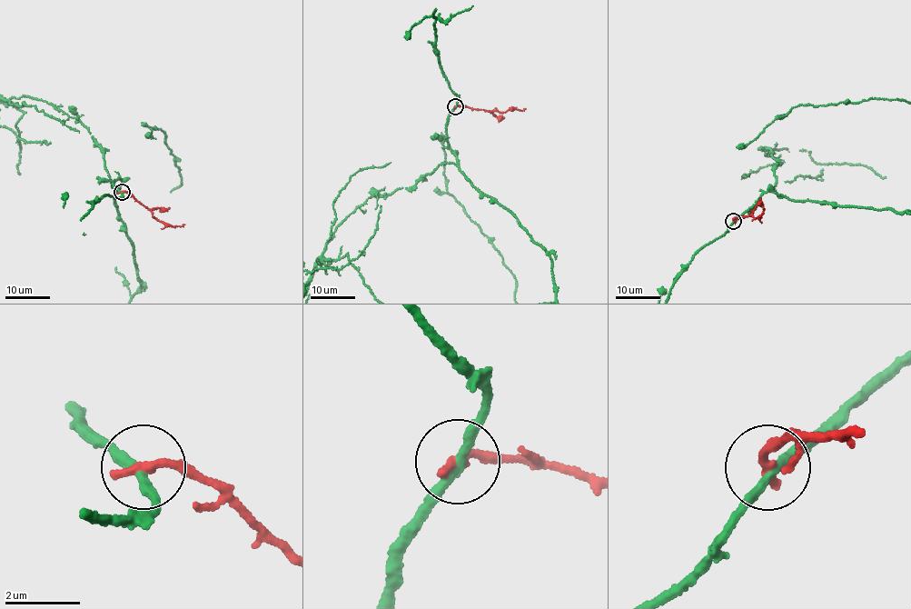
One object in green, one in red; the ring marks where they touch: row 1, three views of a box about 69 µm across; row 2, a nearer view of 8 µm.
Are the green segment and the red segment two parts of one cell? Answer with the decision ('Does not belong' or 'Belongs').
Does not belong

